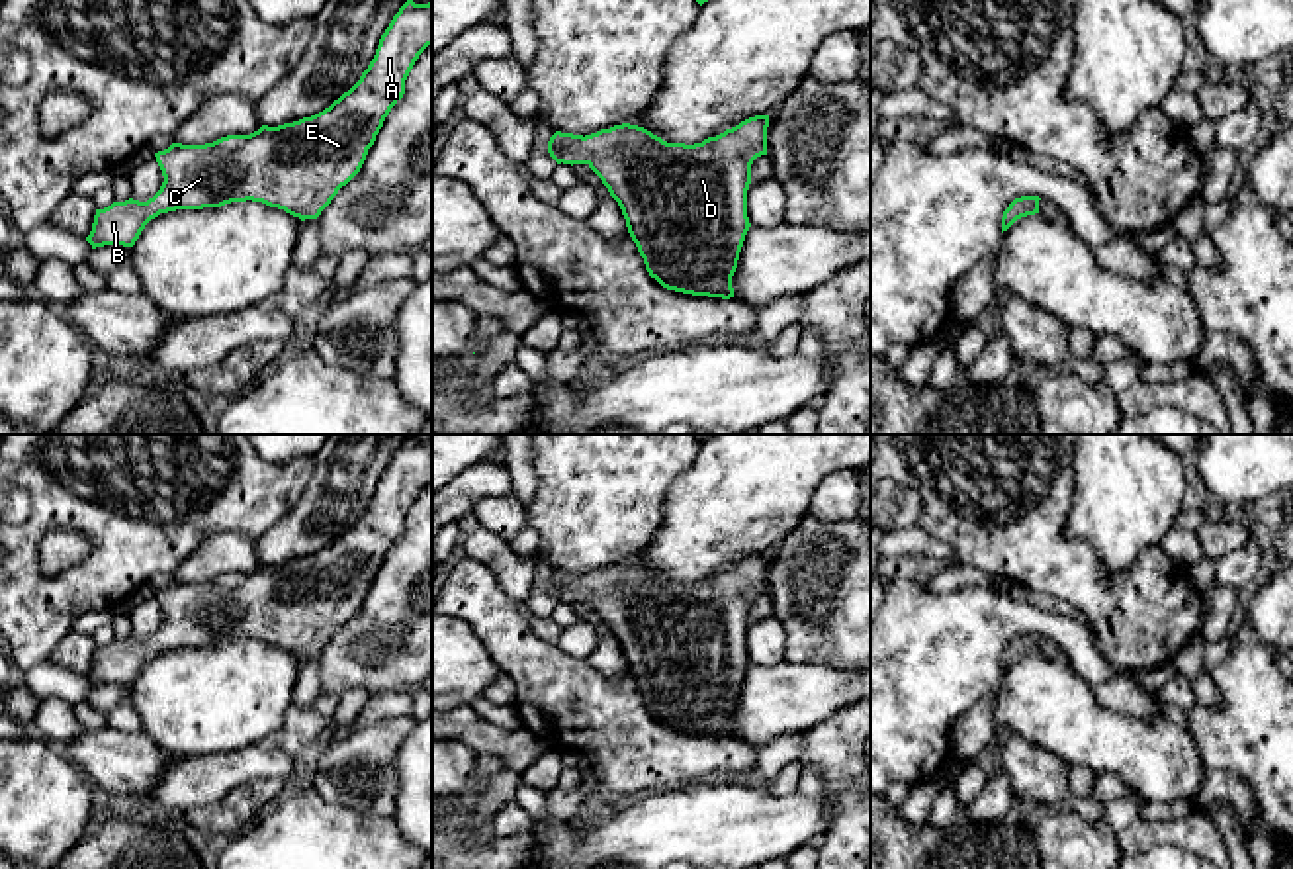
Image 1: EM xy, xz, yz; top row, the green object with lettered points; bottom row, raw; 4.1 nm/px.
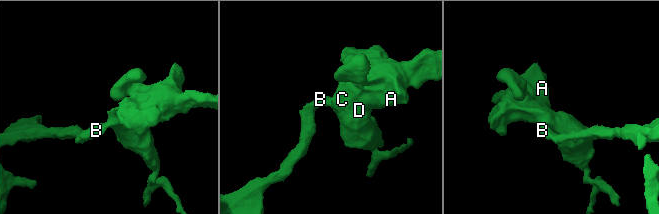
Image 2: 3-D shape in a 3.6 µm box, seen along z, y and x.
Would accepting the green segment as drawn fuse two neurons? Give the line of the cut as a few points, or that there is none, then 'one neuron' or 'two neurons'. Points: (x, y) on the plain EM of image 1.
no cut | one neuron

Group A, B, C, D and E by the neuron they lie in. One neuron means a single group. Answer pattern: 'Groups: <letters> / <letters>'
Groups: A B C D E

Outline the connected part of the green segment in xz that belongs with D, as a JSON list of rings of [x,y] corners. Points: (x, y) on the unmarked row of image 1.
[[[755,554],[702,581],[667,581],[622,562],[591,573],[556,570],[548,591],[557,603],[587,603],[618,640],[646,709],[663,726],[708,736],[734,736],[732,714],[745,673],[751,603],[767,593],[769,554]]]

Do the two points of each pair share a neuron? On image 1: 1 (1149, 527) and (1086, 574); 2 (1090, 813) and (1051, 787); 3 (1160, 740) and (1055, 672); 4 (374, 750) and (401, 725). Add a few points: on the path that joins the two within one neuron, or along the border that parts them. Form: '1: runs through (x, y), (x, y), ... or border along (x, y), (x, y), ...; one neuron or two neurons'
1: border along (1065, 535), (1110, 572), (1145, 554); two neurons
2: border along (1070, 797), (1065, 803); two neurons
3: runs through (1133, 740), (1115, 740), (1074, 699); one neuron
4: runs through (380, 744), (396, 731); one neuron

